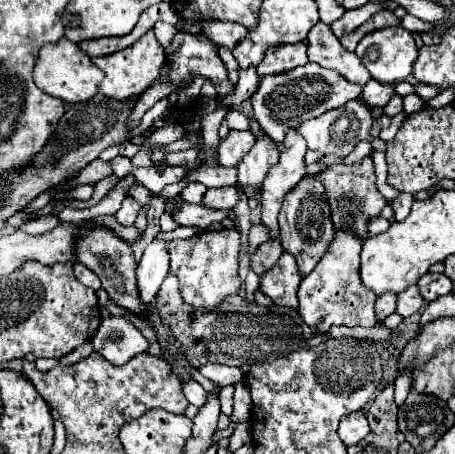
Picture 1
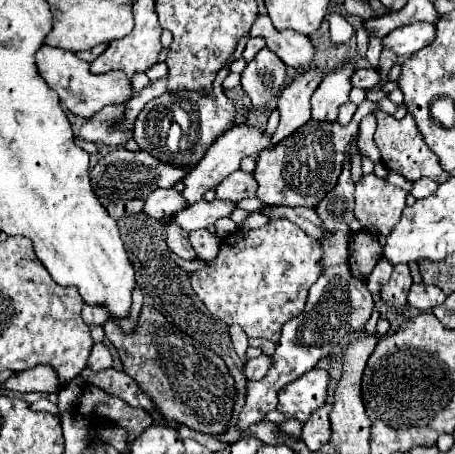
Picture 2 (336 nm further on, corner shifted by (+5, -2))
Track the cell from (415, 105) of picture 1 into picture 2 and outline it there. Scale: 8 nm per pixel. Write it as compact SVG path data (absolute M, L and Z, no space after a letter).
M366 99L358 105L347 126L341 126L339 122L329 124L309 120L297 132L293 132L293 136L281 140L281 144L263 150L253 172L255 180L259 182L257 196L267 204L277 206L317 206L325 198L325 194L337 184L339 172L345 164L345 152L353 142L353 136L357 134L359 122L375 110L379 110L377 104Z

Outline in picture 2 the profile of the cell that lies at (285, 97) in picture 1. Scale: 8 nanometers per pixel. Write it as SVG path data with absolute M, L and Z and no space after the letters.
M359 68L351 80L353 80L353 86L371 90L373 86L377 86L377 80L381 80L381 78L377 76L377 68Z

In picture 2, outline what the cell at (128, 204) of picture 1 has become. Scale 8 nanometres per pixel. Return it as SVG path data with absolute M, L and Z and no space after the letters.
M157 188L145 198L145 214L157 218L157 220L167 220L175 216L177 212L185 210L189 204L185 204L185 198L177 190L161 190Z

